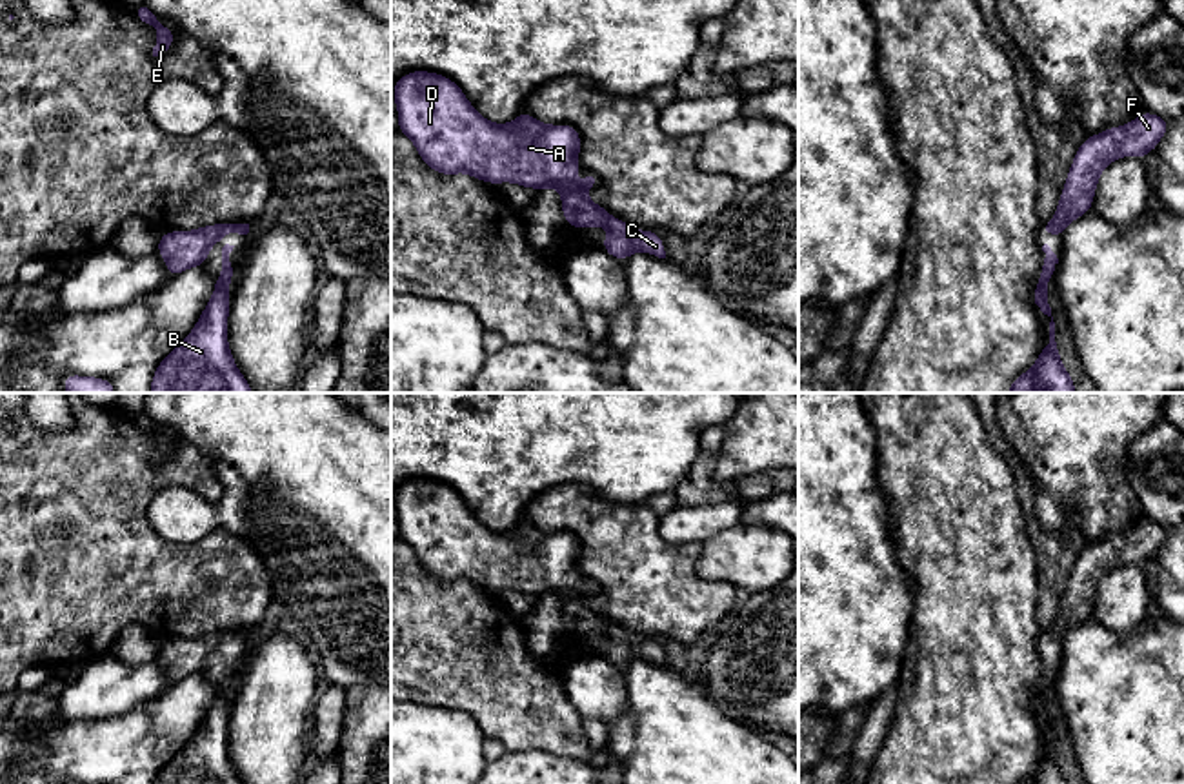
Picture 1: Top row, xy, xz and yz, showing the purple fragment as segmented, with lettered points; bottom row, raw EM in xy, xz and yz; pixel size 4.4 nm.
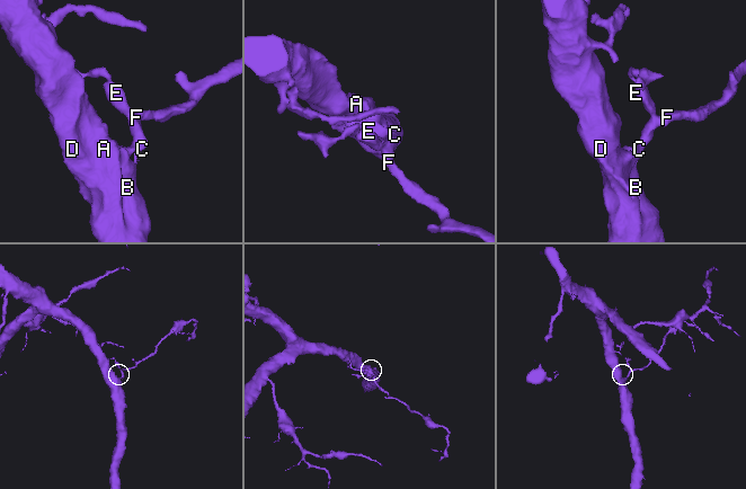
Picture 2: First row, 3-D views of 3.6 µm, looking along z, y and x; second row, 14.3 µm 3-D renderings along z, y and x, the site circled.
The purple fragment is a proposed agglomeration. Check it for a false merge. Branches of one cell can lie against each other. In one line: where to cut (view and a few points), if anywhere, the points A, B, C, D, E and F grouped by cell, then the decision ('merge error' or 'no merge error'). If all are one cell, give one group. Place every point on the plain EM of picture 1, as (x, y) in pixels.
no cut | A B C D E F | no merge error

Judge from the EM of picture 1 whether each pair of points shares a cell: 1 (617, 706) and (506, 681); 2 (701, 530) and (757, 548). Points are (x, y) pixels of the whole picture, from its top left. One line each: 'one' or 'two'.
1: two
2: two

